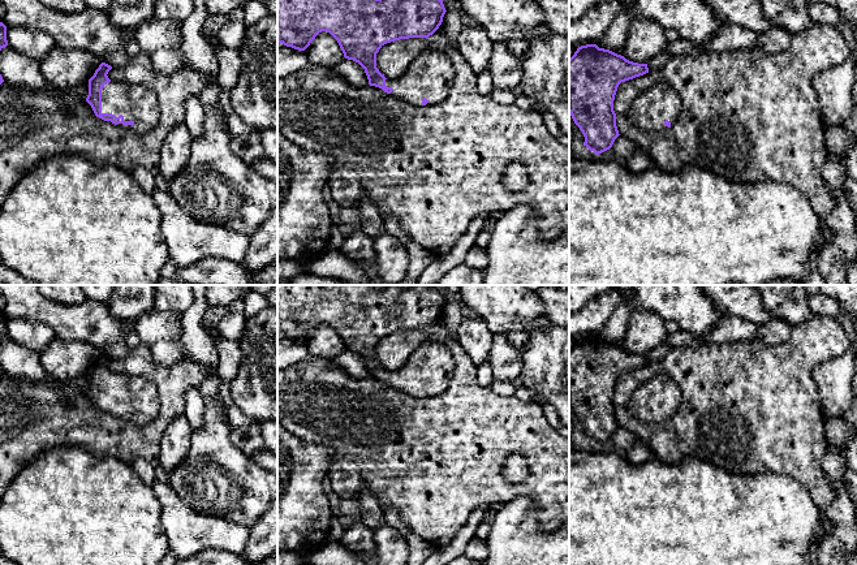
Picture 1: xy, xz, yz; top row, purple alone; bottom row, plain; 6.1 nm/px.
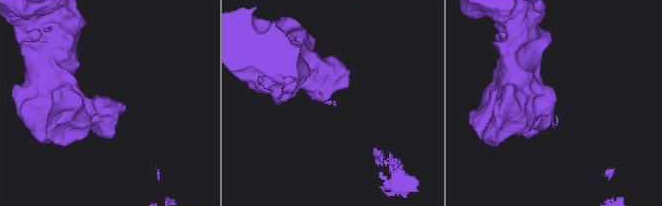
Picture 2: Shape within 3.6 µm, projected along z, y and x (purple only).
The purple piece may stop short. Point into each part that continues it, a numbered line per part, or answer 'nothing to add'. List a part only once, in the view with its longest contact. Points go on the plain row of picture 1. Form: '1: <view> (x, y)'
1: xy (137, 395)

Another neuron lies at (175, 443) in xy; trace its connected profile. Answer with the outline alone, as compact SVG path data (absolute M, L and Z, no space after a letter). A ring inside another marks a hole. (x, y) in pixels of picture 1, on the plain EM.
M185 415L176 417L160 439L159 463L169 474L185 458L191 444L191 427Z

